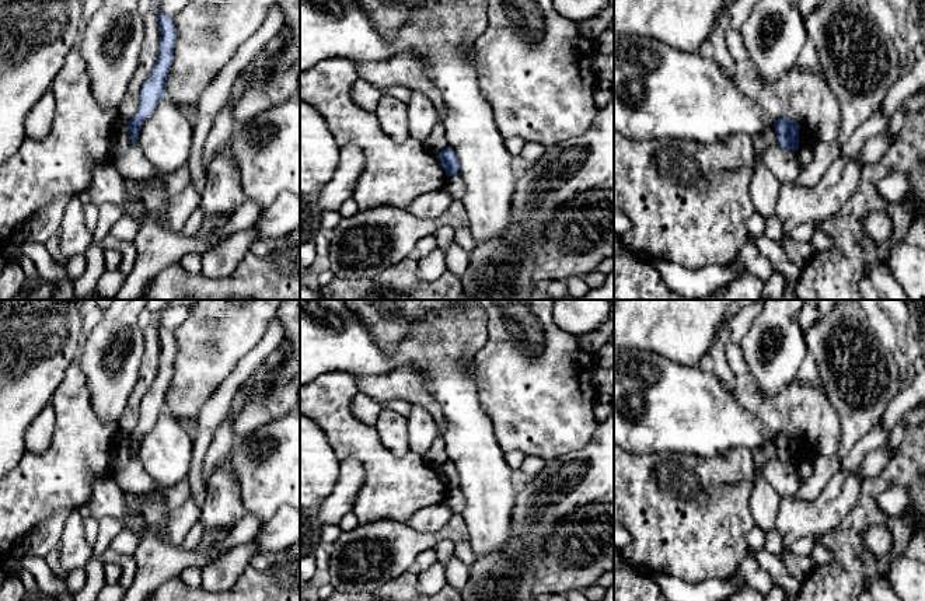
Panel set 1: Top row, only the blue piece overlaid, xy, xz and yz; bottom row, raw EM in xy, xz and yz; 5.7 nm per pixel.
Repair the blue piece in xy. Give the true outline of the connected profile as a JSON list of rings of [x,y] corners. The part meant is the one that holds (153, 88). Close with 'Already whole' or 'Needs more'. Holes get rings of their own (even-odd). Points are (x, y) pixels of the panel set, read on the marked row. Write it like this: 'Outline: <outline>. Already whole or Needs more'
Outline: [[[158,11],[156,13],[161,32],[158,56],[154,69],[140,88],[139,109],[136,115],[128,120],[132,146],[137,146],[142,123],[153,115],[161,98],[165,97],[167,78],[174,60],[174,45],[177,38],[174,18]]]. Already whole

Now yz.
Outline: [[[783,116],[778,118],[775,120],[778,147],[796,151],[799,148],[799,129],[799,123]]]. Already whole

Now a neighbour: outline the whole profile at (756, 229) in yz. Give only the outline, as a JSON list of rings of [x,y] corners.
[[[754,212],[747,226],[748,242],[754,244],[760,237],[765,234],[765,217],[758,212]]]

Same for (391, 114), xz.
[[[383,94],[374,113],[383,132],[394,140],[404,141],[411,137],[405,102],[401,102],[395,97]]]

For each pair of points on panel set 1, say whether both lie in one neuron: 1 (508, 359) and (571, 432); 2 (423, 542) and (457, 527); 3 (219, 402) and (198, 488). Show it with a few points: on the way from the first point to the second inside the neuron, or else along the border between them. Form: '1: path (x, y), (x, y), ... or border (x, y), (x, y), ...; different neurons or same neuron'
1: path (526, 377), (537, 388), (541, 402), (552, 413); same neuron
2: path (432, 538), (449, 531); same neuron
3: path (208, 423), (202, 436), (196, 467); same neuron

